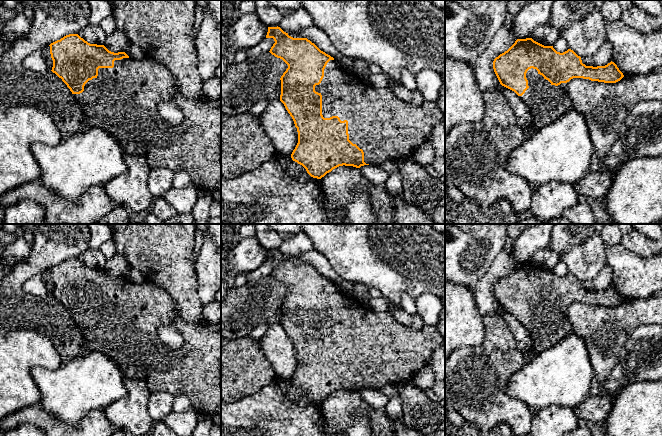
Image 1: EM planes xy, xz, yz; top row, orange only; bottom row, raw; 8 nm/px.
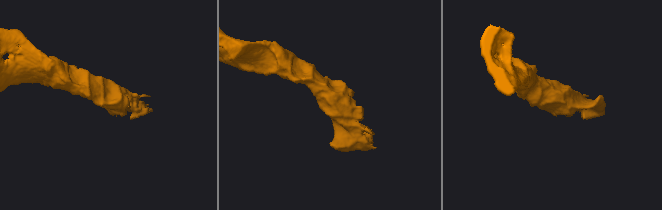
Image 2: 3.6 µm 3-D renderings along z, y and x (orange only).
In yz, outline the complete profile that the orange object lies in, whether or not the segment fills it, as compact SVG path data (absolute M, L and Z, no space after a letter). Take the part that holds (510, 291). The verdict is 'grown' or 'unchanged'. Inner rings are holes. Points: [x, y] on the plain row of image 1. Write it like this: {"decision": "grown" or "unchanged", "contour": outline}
{"decision": "grown", "contour": "M532 262L517 263L515 267L493 285L494 296L500 308L514 315L527 329L533 345L533 356L553 347L572 333L568 307L573 302L616 307L624 299L614 286L605 290L586 290L573 274L560 277L553 270L544 270Z"}

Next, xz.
{"decision": "grown", "contour": "M278 250L268 251L266 262L273 262L275 265L269 276L275 281L282 283L288 289L288 292L280 302L280 325L284 328L286 334L292 341L298 356L298 367L291 378L291 382L293 385L302 389L306 393L307 397L313 402L321 403L333 393L343 389L360 392L364 389L379 390L382 386L388 383L400 385L404 382L411 382L414 375L422 367L427 365L435 350L443 345L443 339L437 326L424 327L421 330L415 330L413 328L398 323L389 311L377 312L372 310L371 308L361 306L357 298L355 298L354 296L344 295L339 292L333 281L321 275L314 267L312 267L307 262L293 262Z"}

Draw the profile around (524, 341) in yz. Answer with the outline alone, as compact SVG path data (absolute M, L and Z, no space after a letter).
M500 309L499 310L505 317L510 330L513 332L518 344L518 349L523 352L526 359L529 361L533 356L532 339L527 329L522 325L519 320L512 314Z

